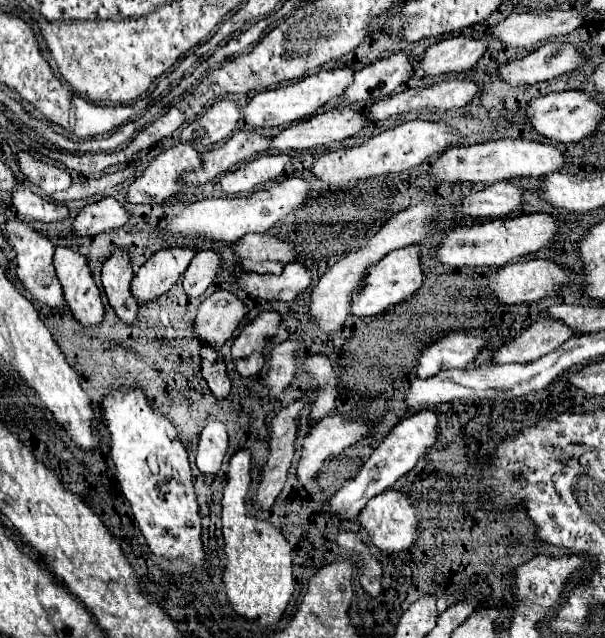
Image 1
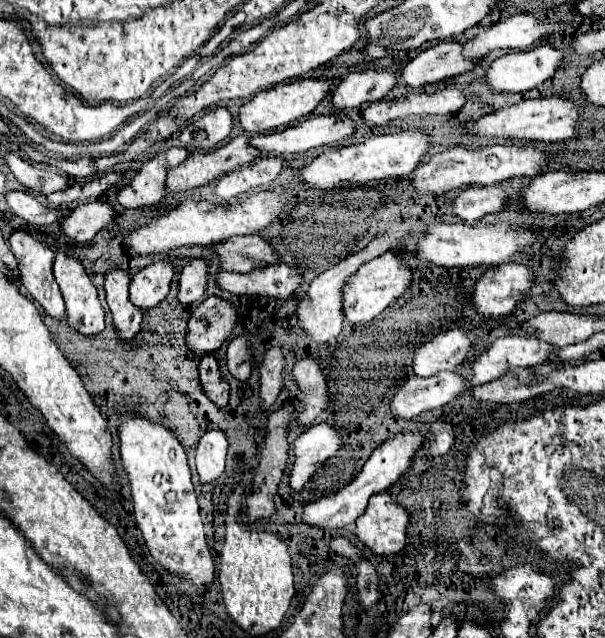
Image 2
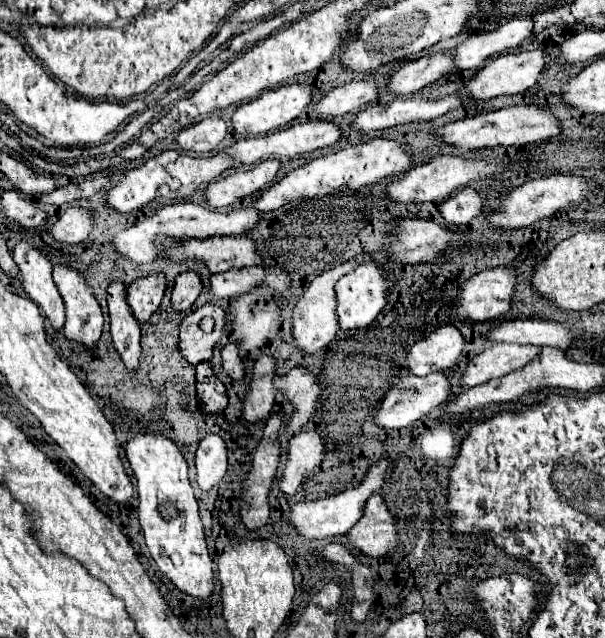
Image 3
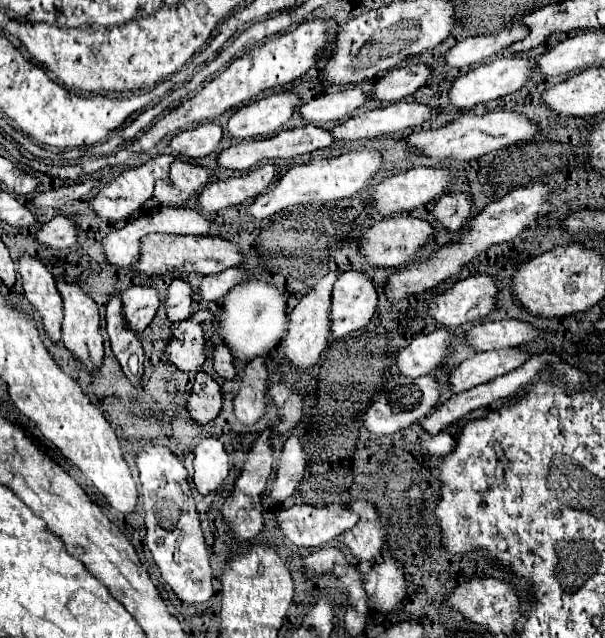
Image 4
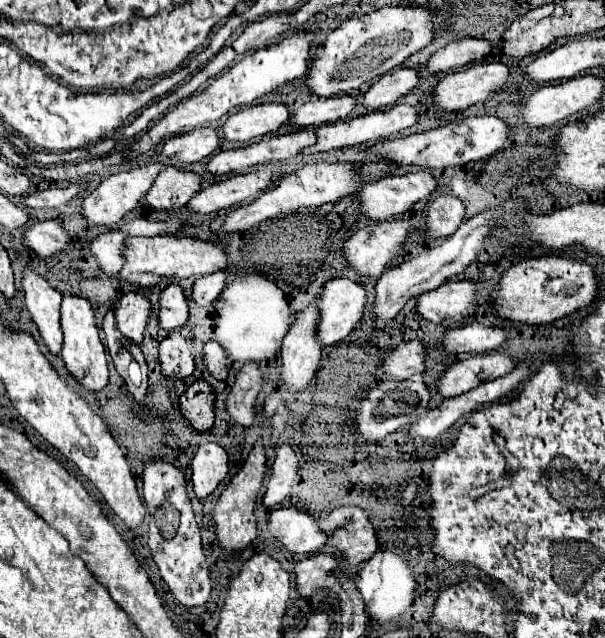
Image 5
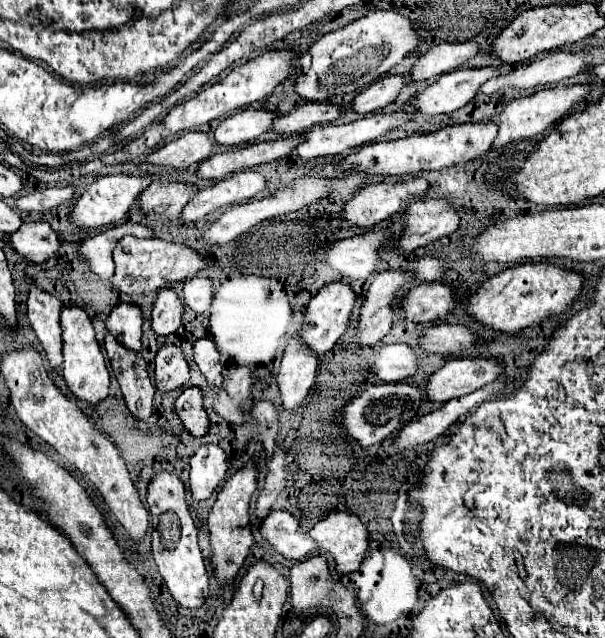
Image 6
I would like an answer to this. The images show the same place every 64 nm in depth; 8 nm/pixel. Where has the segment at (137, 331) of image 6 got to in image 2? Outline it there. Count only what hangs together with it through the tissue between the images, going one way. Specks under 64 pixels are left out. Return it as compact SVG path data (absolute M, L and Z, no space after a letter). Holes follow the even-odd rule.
M158 260L156 264L150 264L144 270L136 272L130 280L130 302L142 312L148 312L150 308L158 306L170 290L172 276L174 276L172 260L168 262Z

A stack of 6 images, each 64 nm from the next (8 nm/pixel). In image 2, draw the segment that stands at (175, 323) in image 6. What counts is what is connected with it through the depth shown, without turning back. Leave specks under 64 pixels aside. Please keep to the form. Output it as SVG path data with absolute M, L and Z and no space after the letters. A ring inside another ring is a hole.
M196 258L188 266L184 266L178 280L178 294L176 294L178 304L190 306L204 296L206 272L208 272L208 264L202 258Z

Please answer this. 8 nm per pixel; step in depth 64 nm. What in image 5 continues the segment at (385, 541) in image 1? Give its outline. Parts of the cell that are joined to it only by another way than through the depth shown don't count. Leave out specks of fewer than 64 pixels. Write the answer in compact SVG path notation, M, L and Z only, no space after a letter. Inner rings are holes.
M340 506L320 516L318 526L330 534L326 544L340 550L350 564L360 564L378 548L368 514L358 506Z

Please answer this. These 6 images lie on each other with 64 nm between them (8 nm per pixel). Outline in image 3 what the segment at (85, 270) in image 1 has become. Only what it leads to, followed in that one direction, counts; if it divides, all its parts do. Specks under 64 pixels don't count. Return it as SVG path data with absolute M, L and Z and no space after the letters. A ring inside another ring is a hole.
M54 266L54 282L66 304L66 324L62 328L64 336L94 352L104 324L98 300L84 282L82 274L68 266Z

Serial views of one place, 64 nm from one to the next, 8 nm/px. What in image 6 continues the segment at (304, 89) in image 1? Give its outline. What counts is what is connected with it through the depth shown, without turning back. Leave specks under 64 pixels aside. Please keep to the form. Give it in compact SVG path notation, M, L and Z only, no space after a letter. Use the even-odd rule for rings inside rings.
M254 108L236 112L218 124L218 128L214 130L214 140L224 146L240 146L252 142L262 132L272 128L274 118L276 118L274 112Z

